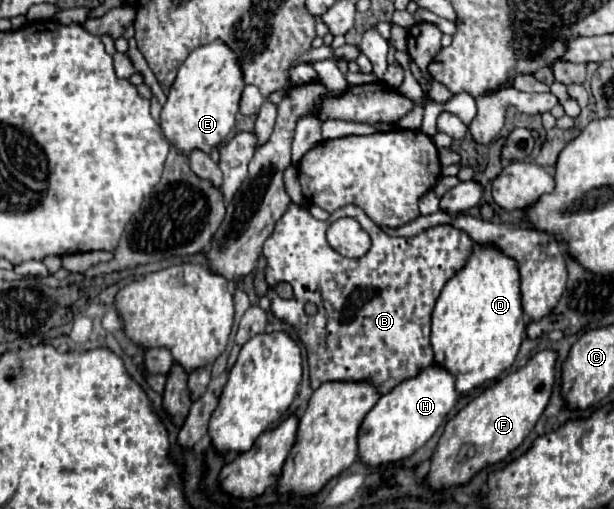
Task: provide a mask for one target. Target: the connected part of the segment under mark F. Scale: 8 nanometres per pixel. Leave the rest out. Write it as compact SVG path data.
M542 350L534 354L526 366L496 380L472 398L452 420L448 420L432 456L428 484L436 490L466 484L478 470L488 464L502 462L514 448L518 448L548 406L556 380L556 360L556 350Z

